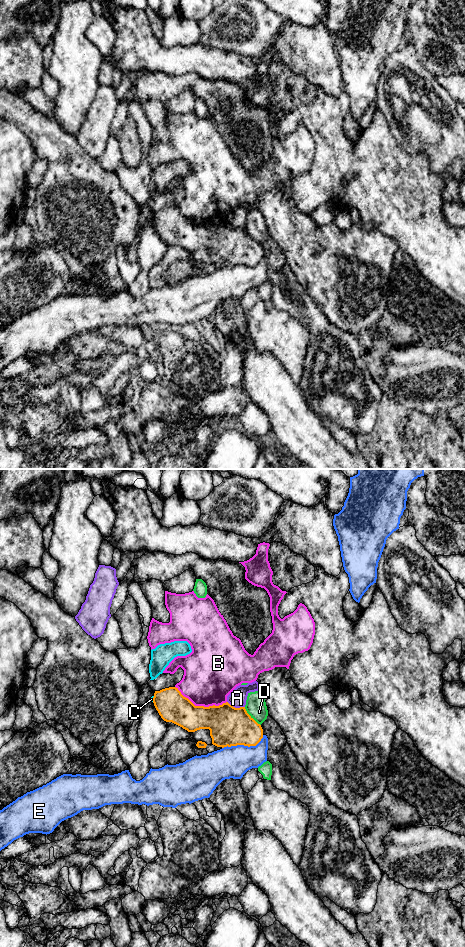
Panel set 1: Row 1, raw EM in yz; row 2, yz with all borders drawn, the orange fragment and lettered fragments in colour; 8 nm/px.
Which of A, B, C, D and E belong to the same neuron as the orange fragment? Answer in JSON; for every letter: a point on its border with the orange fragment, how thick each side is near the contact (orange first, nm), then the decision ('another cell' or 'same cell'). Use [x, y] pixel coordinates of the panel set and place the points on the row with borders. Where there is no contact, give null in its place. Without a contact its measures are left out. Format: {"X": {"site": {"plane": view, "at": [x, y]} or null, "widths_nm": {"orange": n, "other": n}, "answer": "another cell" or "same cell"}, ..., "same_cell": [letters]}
{"A": {"site": {"plane": "yz", "at": [236, 708]}, "widths_nm": {"orange": 320, "other": 150}, "answer": "another cell"}, "B": {"site": {"plane": "yz", "at": [200, 706]}, "widths_nm": {"orange": 300, "other": 420}, "answer": "another cell"}, "C": {"site": {"plane": "yz", "at": [153, 699]}, "widths_nm": {"orange": 240, "other": 30}, "answer": "another cell"}, "D": {"site": {"plane": "yz", "at": [250, 716]}, "widths_nm": {"orange": 320, "other": 160}, "answer": "another cell"}, "E": {"site": {"plane": "yz", "at": [243, 744]}, "widths_nm": {"orange": 320, "other": 260}, "answer": "another cell"}, "same_cell": []}

